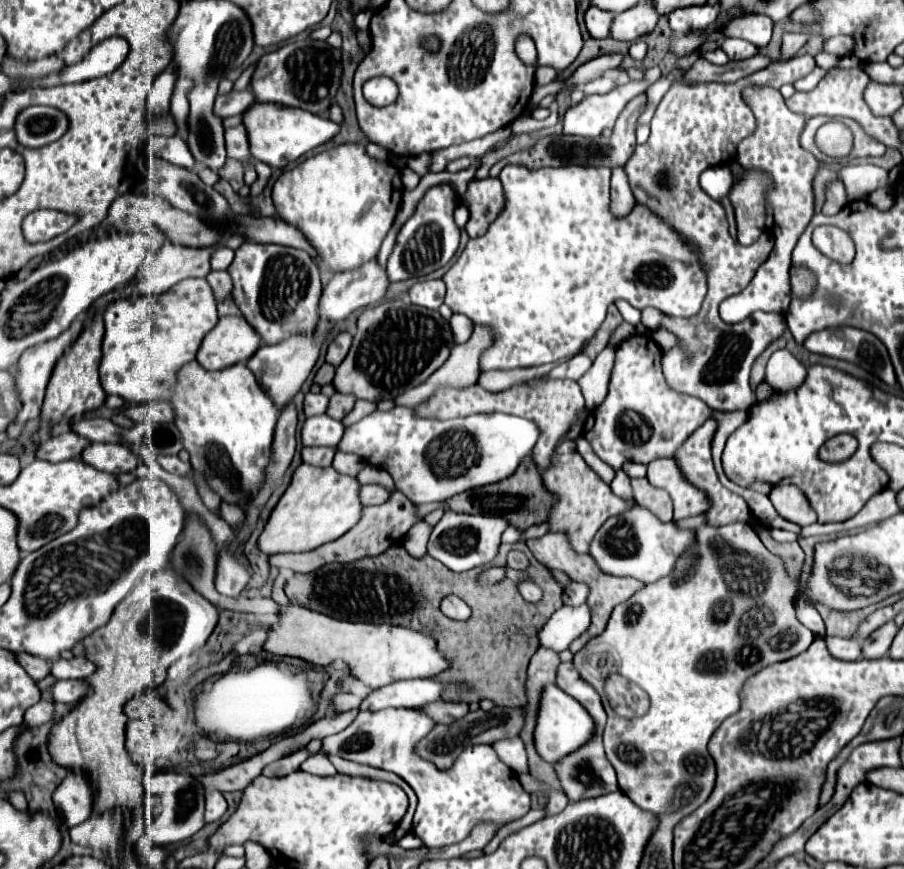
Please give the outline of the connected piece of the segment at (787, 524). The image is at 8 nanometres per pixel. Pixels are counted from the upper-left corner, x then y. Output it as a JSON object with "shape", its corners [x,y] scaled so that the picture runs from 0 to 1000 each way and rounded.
{"shape":[[[815,560],[813,567],[817,567],[817,570],[826,577],[826,581],[829,581],[831,588],[833,588],[833,593],[835,593],[844,604],[848,604],[848,606],[860,606],[860,609],[871,609],[871,611],[877,611],[877,613],[882,613],[882,616],[886,613],[886,606],[884,606],[884,604],[879,604],[879,602],[875,602],[875,600],[871,600],[871,597],[864,597],[864,593],[857,588],[857,583],[855,583],[855,579],[851,577],[848,570],[835,567],[835,565],[829,565],[829,563],[822,563],[822,560]]]}

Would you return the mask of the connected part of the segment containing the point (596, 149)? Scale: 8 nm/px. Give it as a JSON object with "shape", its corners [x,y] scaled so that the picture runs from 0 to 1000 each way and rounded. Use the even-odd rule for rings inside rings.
{"shape":[[[709,107],[702,114],[698,114],[698,119],[694,119],[694,123],[689,125],[689,130],[685,132],[678,153],[674,160],[649,160],[649,158],[638,158],[638,155],[605,155],[598,158],[590,169],[579,171],[574,176],[567,176],[559,183],[554,183],[552,188],[548,188],[541,197],[541,204],[550,204],[552,197],[563,190],[563,188],[574,188],[574,190],[583,190],[585,194],[598,194],[598,192],[625,192],[625,190],[645,190],[645,192],[689,192],[694,188],[694,183],[700,178],[700,171],[704,168],[704,147],[705,137],[711,130],[716,119],[716,112]]]}

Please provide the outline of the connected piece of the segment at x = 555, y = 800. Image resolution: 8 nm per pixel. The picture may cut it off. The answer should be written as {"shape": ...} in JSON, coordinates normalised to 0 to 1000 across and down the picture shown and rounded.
{"shape":[[[612,908],[610,915],[607,915],[607,924],[605,924],[607,938],[610,938],[610,936],[618,936],[618,933],[623,933],[625,926],[627,926],[627,917],[625,917],[621,910]]]}

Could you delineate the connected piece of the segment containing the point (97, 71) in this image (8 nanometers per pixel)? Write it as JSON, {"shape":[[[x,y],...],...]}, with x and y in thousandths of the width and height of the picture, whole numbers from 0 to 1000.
{"shape":[[[134,43],[118,45],[105,52],[90,72],[74,75],[74,82],[67,82],[65,86],[56,86],[56,91],[48,91],[48,100],[87,96],[87,93],[98,93],[121,86],[134,77],[140,63],[143,63],[143,52]]]}

